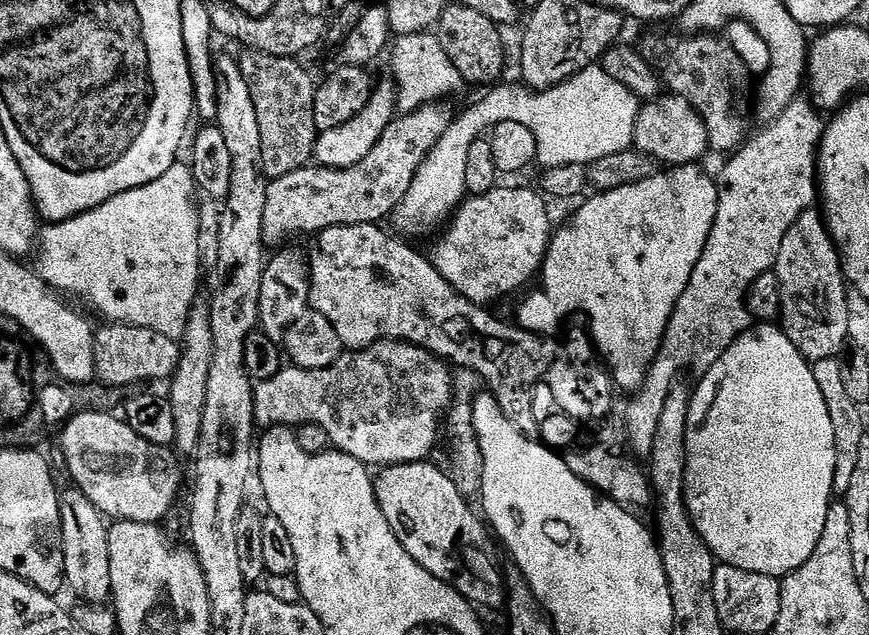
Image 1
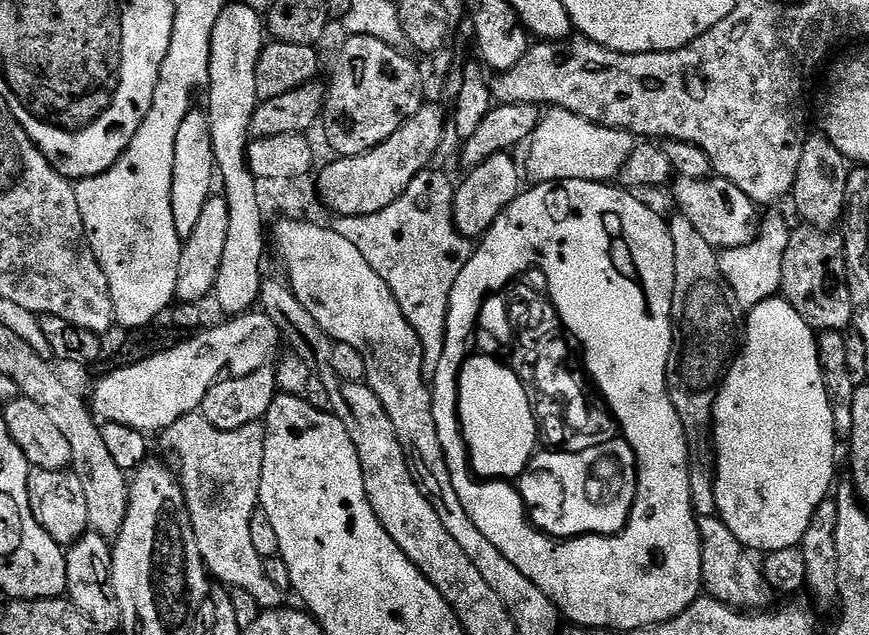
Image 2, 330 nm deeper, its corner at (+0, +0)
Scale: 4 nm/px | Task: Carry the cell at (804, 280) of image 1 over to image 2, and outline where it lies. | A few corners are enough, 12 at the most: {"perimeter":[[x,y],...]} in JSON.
{"perimeter":[[822,134],[804,142],[792,187],[813,228],[839,225],[850,161]]}

